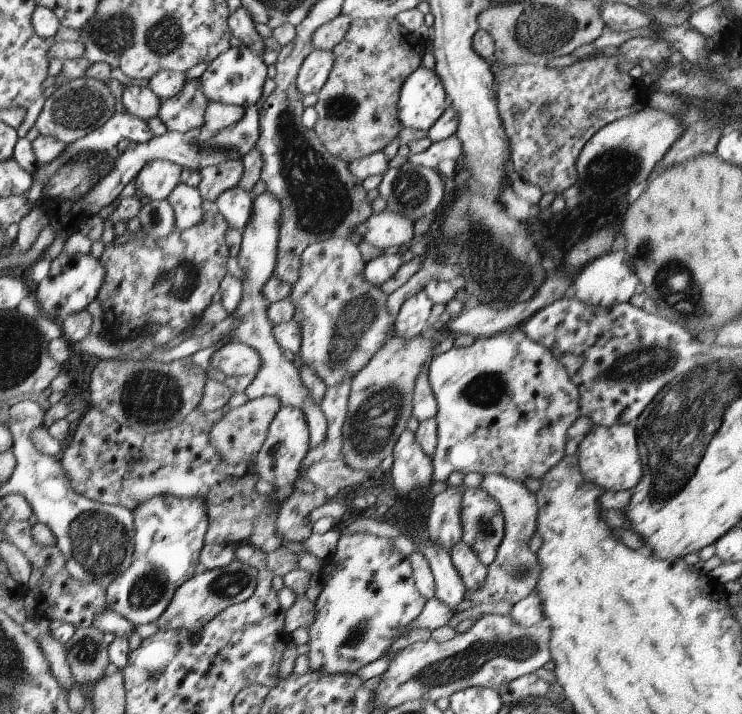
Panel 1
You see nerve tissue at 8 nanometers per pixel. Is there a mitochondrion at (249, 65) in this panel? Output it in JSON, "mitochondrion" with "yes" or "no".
{"mitochondrion":"no"}

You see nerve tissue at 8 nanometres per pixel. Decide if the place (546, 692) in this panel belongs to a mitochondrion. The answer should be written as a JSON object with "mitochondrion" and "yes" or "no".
{"mitochondrion":"yes"}

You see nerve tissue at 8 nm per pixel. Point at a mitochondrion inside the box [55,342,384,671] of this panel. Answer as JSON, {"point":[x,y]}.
{"point":[100,542]}

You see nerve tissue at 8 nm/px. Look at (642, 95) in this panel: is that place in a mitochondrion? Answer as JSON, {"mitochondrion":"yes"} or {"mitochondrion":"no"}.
{"mitochondrion":"no"}

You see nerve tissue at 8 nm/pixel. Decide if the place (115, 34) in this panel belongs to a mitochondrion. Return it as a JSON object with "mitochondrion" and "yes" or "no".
{"mitochondrion":"yes"}

